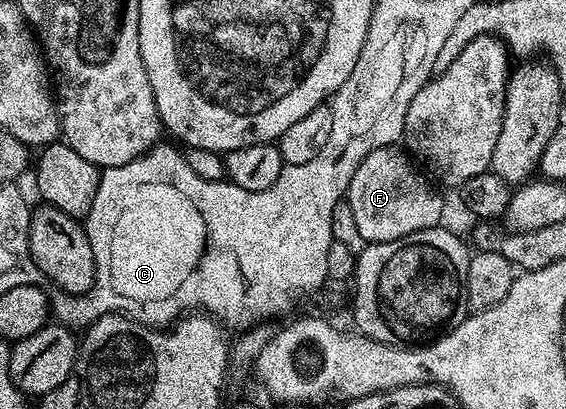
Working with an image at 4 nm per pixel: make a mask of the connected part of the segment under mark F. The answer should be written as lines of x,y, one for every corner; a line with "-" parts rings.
396,146
375,149
362,161
359,169
355,169
355,177
351,177
347,207
349,203
353,227
365,238
366,244
395,241
442,222
444,201
429,188
430,180
413,168
414,160
404,150
397,150
401,149

